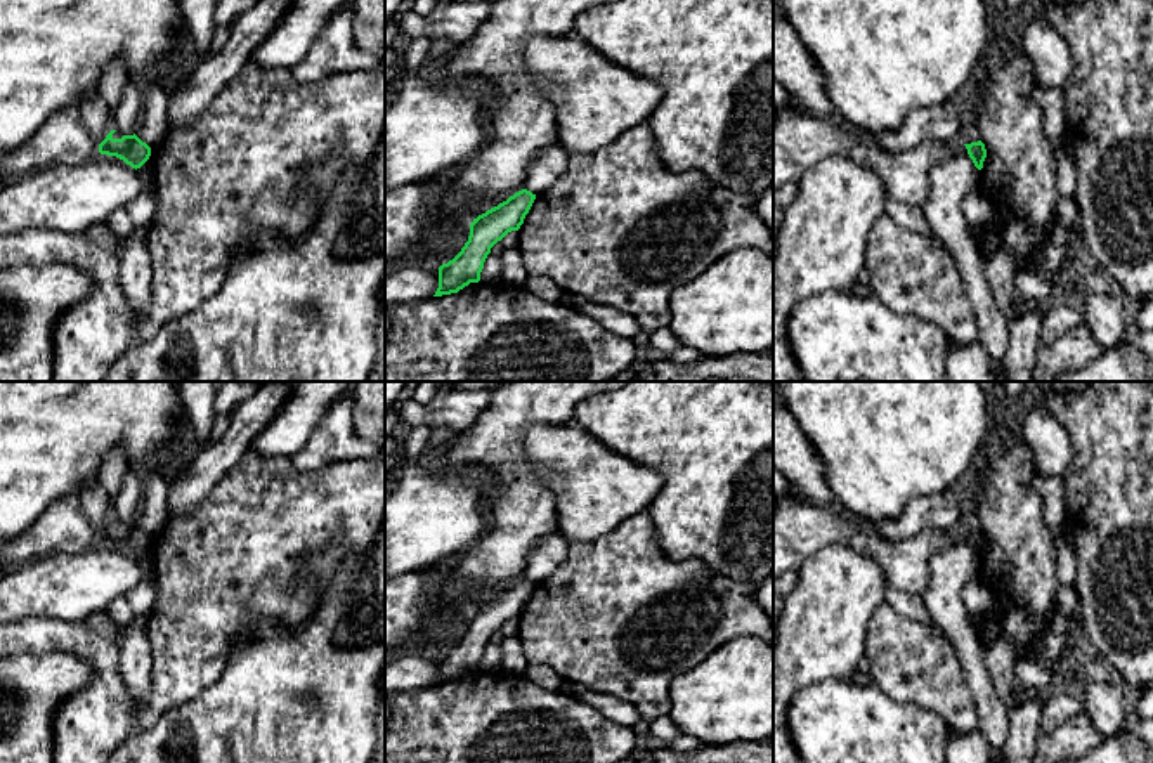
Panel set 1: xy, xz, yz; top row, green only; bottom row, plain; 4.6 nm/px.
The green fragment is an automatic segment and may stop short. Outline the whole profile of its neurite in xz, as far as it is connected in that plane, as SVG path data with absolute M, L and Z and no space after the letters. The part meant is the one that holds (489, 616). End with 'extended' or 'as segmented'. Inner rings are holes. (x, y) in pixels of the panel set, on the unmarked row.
M522 577L473 607L468 629L461 640L439 655L439 676L433 685L458 681L470 671L479 671L491 636L508 621L520 617L534 588L536 583Z | as segmented

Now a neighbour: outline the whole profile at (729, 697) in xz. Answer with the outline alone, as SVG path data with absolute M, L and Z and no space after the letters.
M740 636L669 687L669 718L702 746L773 739L773 645Z

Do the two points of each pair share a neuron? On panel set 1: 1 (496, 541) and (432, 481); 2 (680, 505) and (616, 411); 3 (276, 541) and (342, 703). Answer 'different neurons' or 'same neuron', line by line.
1: different neurons
2: same neuron
3: different neurons

